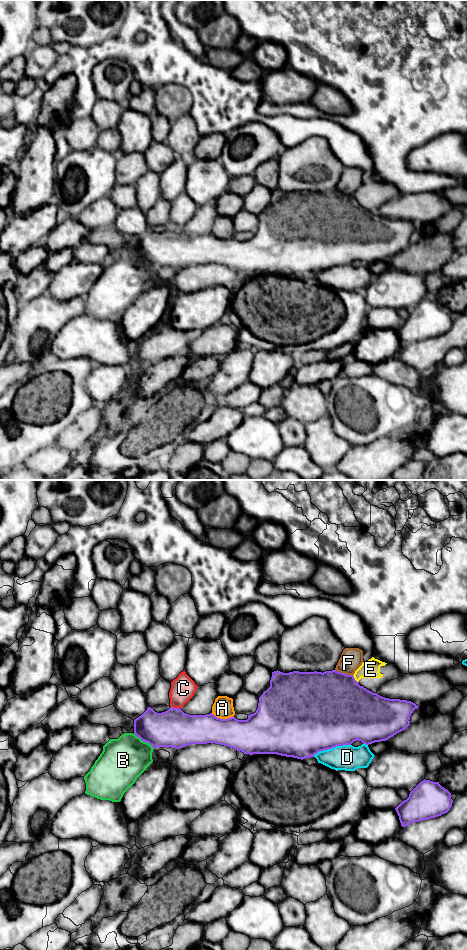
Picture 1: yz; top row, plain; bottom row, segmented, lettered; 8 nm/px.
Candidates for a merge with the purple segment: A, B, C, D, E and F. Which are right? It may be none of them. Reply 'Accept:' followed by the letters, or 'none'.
Accept: none

